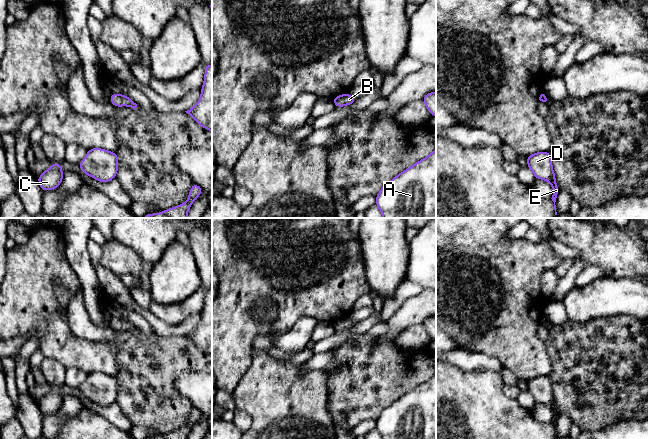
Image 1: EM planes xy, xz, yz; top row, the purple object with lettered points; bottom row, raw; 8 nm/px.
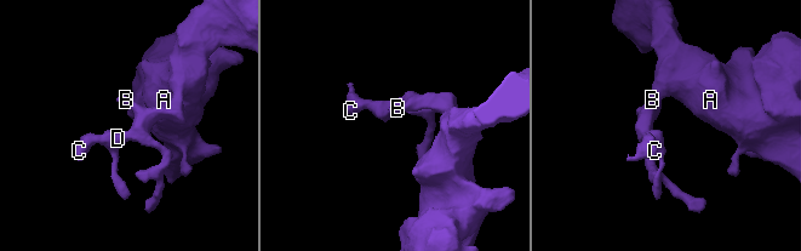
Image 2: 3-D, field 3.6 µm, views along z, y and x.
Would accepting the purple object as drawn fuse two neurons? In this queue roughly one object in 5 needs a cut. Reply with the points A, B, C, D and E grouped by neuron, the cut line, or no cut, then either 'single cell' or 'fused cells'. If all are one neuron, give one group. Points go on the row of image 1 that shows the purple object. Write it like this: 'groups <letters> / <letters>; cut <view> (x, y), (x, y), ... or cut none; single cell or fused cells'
groups A B C D E; cut none; single cell

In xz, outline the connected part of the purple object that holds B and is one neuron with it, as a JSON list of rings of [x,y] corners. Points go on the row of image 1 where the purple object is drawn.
[[[344,93],[340,96],[333,98],[333,102],[335,104],[335,107],[347,106],[350,104],[353,104],[356,100],[357,100],[357,98],[349,95],[348,93]]]

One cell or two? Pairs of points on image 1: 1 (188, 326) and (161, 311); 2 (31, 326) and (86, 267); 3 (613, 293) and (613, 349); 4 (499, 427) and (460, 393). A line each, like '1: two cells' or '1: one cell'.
1: two cells
2: two cells
3: two cells
4: one cell

